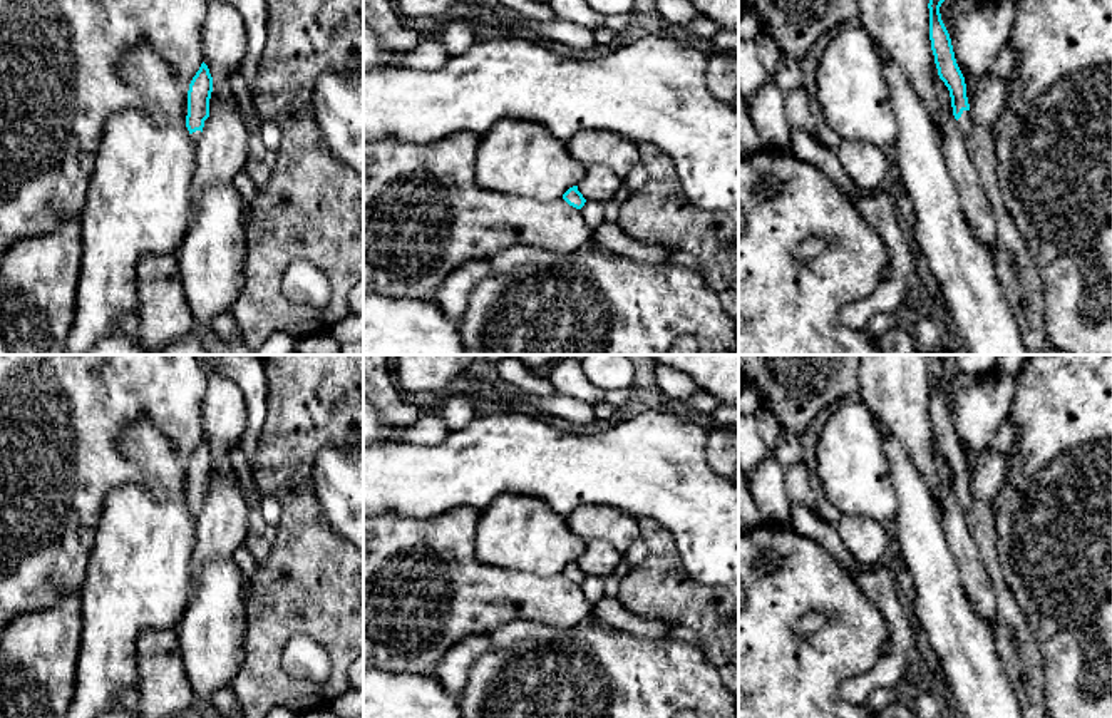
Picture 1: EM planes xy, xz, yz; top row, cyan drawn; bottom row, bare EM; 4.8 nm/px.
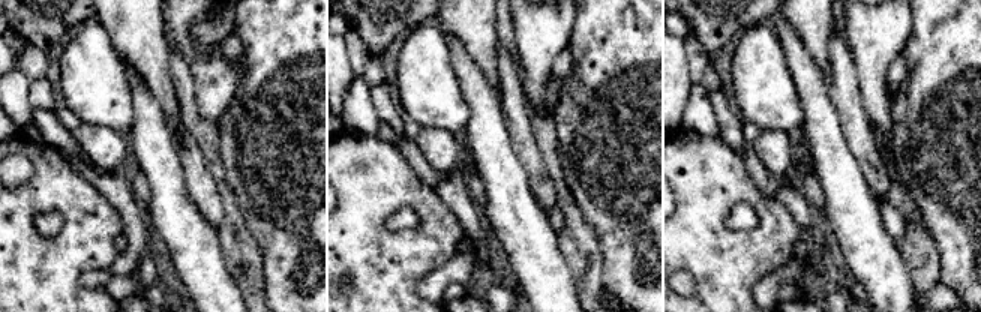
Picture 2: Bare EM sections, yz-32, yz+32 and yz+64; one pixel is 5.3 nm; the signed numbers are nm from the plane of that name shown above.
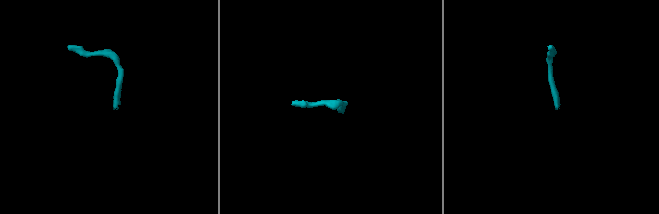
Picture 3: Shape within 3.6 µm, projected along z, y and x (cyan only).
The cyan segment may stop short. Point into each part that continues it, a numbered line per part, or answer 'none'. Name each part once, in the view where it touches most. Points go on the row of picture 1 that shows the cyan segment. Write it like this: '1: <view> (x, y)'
1: yz (1022, 285)

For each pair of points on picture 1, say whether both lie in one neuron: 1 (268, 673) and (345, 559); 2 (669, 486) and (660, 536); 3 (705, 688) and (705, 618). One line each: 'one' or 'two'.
1: one
2: two
3: two

